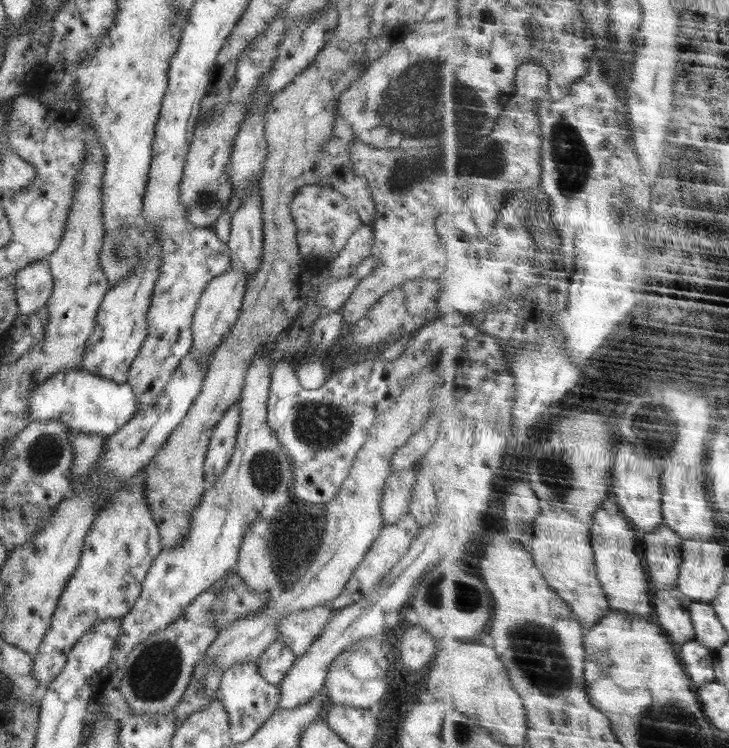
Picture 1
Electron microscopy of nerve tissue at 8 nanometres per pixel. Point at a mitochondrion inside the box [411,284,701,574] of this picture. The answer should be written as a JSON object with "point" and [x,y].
{"point":[656,421]}

